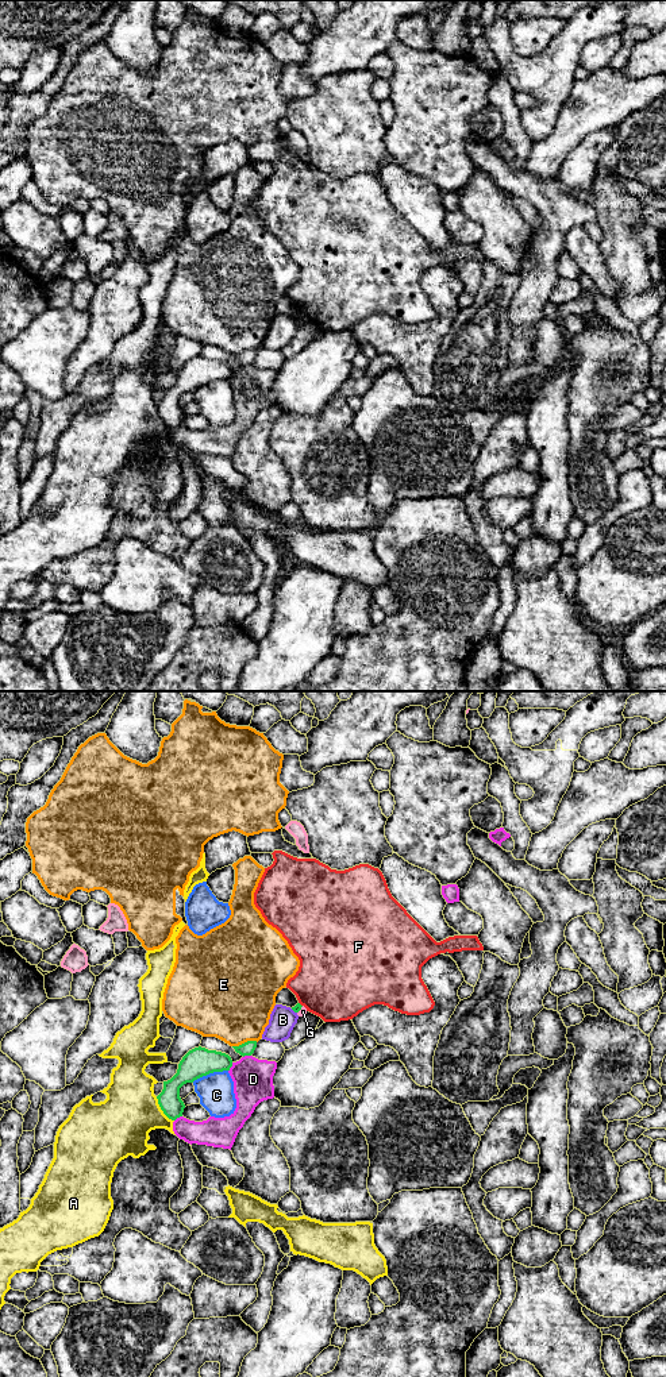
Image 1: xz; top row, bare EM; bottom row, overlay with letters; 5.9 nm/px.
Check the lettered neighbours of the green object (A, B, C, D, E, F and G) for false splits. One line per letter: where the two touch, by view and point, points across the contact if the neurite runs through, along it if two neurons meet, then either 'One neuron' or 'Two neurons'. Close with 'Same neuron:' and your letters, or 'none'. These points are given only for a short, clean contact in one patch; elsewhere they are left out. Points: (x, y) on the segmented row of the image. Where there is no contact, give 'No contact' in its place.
A: Touches green at xz (161, 1109). Two neurons
B: Touches green at xz (293, 1010). Two neurons
C: Touches green at xz (210, 1072). Two neurons
D: Touches green at xz (231, 1065). Boundary: xz (233, 1063), (228, 1071). Two neurons
E: Touches green at xz (245, 1042). Boundary: xz (257, 1041), (245, 1041), (233, 1046). Two neurons
F: Touches green at xz (300, 1005). Two neurons
G: Touches green at xz (300, 1009). Boundary: xz (303, 1006), (297, 1013). Two neurons
Same neuron: none

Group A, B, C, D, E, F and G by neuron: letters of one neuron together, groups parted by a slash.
A / B / C / D / E / F / G

